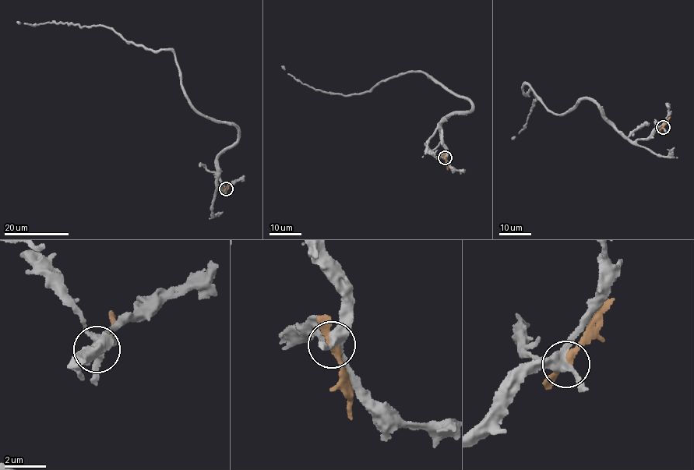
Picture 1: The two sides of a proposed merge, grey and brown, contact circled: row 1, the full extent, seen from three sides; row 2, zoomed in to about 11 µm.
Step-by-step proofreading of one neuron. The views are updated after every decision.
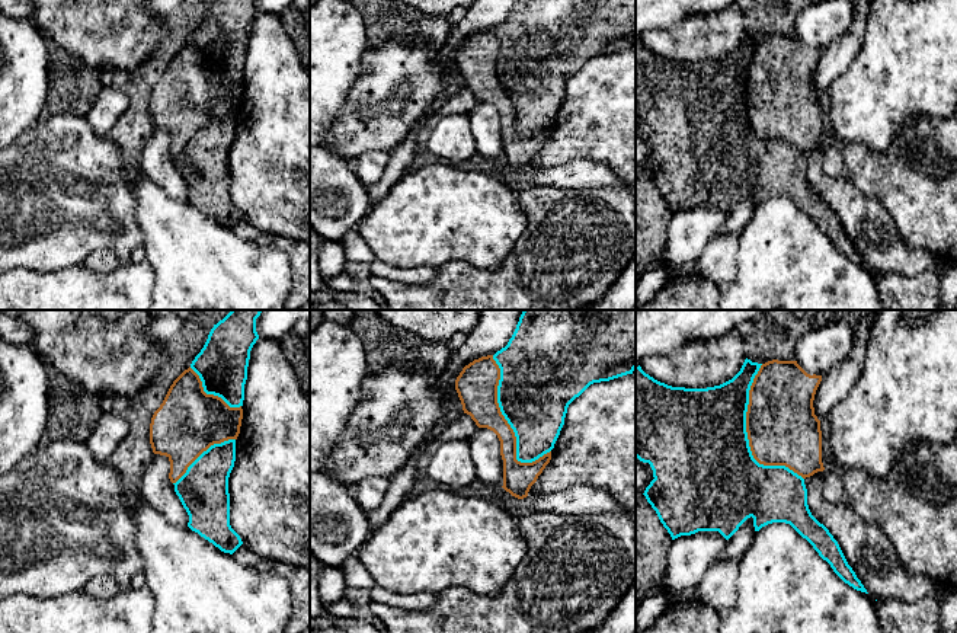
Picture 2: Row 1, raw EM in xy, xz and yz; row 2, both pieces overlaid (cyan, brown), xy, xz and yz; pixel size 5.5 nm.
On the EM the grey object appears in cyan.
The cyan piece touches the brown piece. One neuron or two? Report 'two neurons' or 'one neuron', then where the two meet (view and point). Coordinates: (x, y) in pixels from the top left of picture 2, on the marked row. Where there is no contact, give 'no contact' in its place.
two neurons | yz (746, 435)

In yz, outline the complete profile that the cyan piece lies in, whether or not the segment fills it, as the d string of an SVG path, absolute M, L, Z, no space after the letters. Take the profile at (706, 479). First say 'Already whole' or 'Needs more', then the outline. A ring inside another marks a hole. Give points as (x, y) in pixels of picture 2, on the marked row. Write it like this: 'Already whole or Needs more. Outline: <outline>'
Already whole. Outline: M746 358L740 371L732 380L707 389L672 387L646 374L640 365L636 367L636 457L650 464L654 477L643 495L672 540L698 531L718 531L729 540L750 517L755 531L772 522L790 524L845 584L868 594L848 565L838 541L812 515L804 479L785 466L759 464L752 455L746 432L746 412L749 390L761 365Z

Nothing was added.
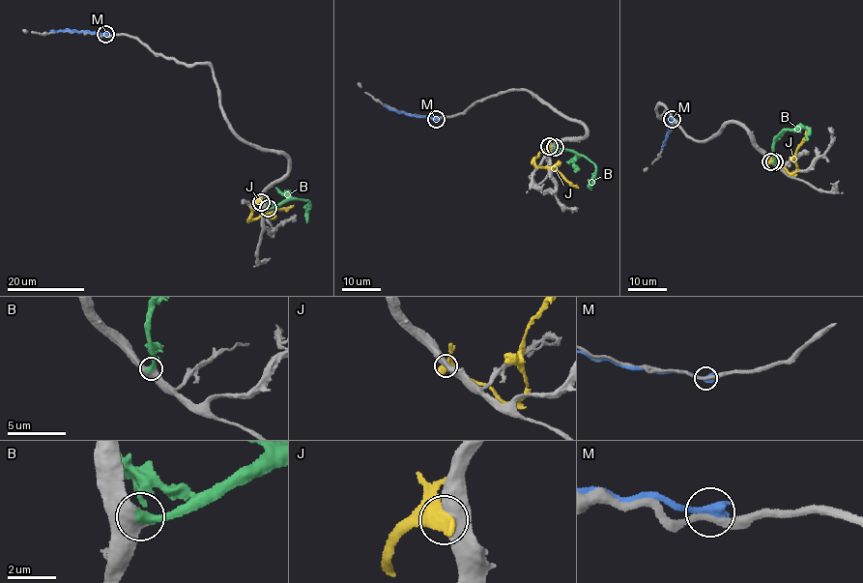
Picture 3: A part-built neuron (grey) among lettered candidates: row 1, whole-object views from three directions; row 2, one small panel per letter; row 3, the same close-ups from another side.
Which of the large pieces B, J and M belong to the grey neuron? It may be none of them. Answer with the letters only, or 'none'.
B

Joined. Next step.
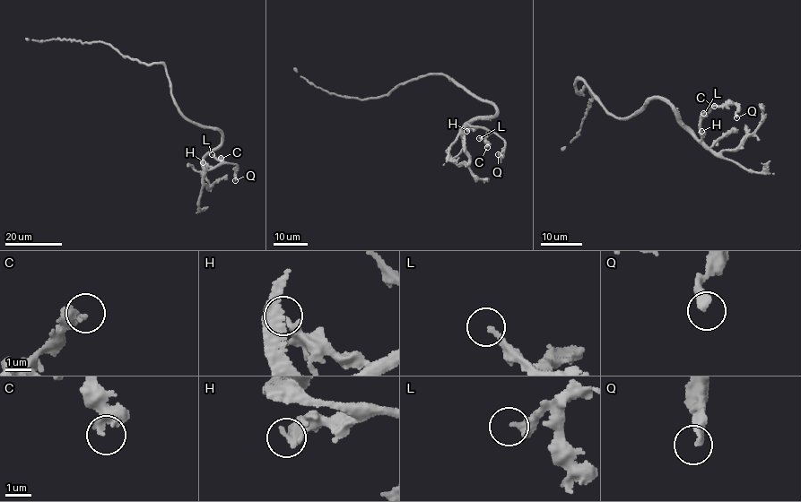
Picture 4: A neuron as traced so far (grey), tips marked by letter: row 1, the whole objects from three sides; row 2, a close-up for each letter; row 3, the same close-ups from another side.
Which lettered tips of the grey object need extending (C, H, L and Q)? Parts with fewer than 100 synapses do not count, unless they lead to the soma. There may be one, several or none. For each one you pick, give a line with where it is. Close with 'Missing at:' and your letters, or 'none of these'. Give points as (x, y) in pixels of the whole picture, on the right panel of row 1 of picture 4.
Missing at: none of these

